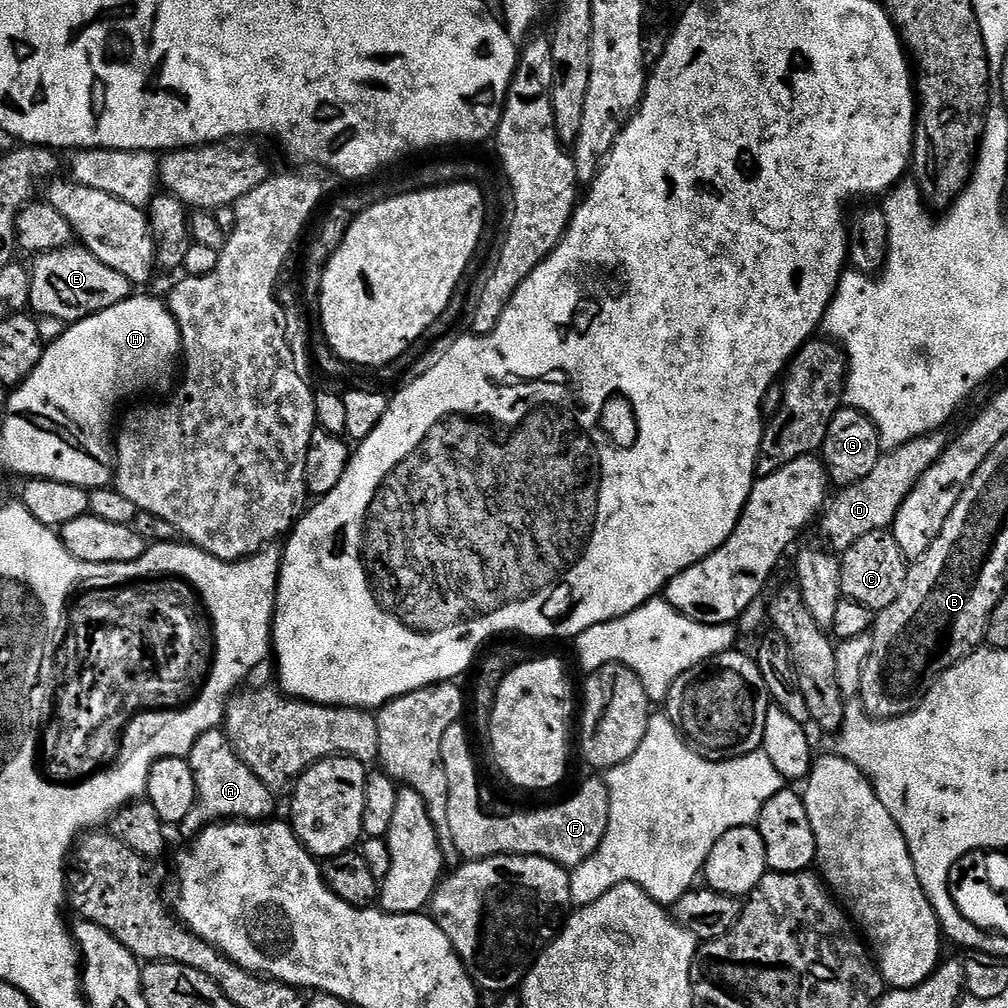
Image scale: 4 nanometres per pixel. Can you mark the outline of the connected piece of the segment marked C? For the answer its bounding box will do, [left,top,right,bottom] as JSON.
[840,530,910,614]

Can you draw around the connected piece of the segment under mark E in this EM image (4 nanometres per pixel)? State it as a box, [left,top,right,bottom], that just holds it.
[28,246,134,322]

